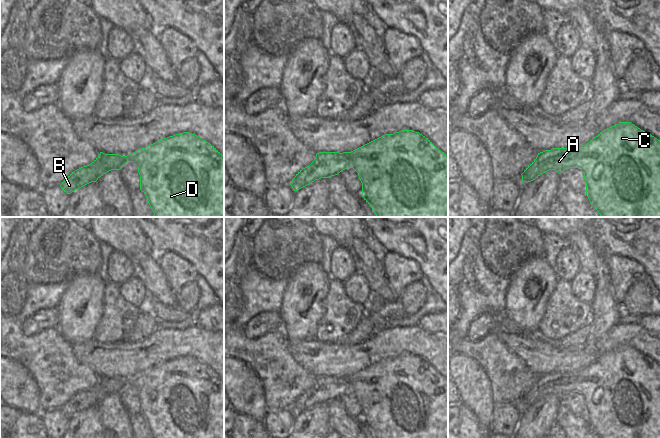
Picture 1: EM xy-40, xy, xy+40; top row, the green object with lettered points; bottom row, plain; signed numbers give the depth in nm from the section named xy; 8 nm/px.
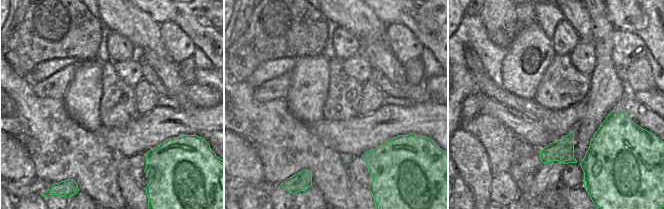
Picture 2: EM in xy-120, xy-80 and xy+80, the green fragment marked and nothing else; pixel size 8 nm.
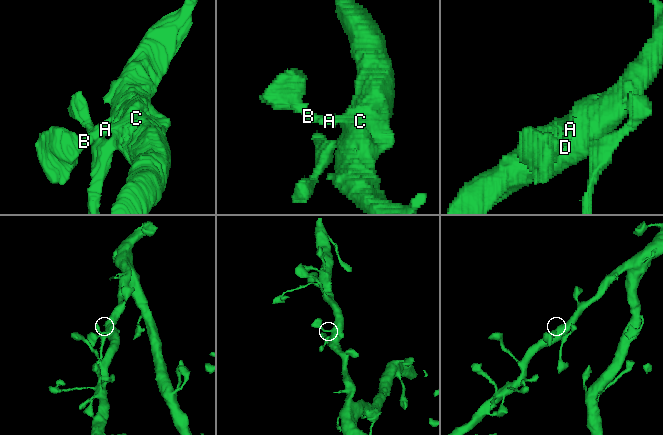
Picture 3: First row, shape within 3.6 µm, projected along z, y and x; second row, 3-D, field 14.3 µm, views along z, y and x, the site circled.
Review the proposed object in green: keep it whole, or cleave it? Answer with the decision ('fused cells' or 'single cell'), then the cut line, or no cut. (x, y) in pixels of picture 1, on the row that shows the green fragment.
single cell; cut none

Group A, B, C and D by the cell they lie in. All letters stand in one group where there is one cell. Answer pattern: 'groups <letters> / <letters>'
groups A B C D

